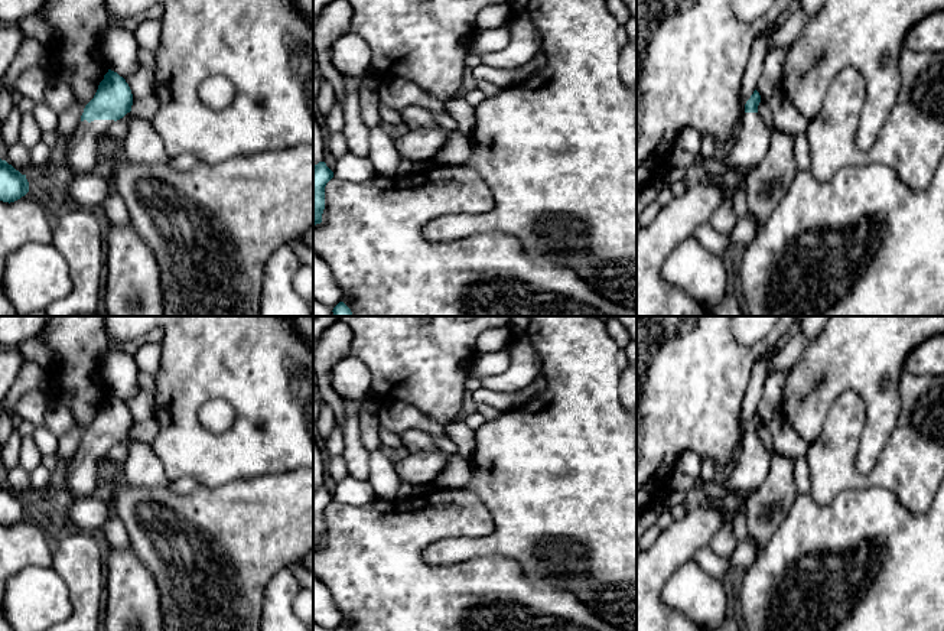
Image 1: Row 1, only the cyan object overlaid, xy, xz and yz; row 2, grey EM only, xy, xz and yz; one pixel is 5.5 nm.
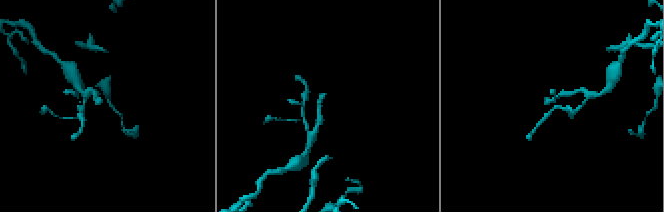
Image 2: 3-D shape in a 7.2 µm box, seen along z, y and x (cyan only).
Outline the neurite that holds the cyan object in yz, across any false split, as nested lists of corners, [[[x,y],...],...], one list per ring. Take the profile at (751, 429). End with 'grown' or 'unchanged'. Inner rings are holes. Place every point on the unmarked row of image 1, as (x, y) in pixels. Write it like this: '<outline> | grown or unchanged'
[[[755,413],[745,427],[740,448],[736,453],[735,464],[722,487],[733,494],[751,494],[758,489],[769,469],[774,451],[769,452],[762,439],[758,436],[761,419]]] | grown

